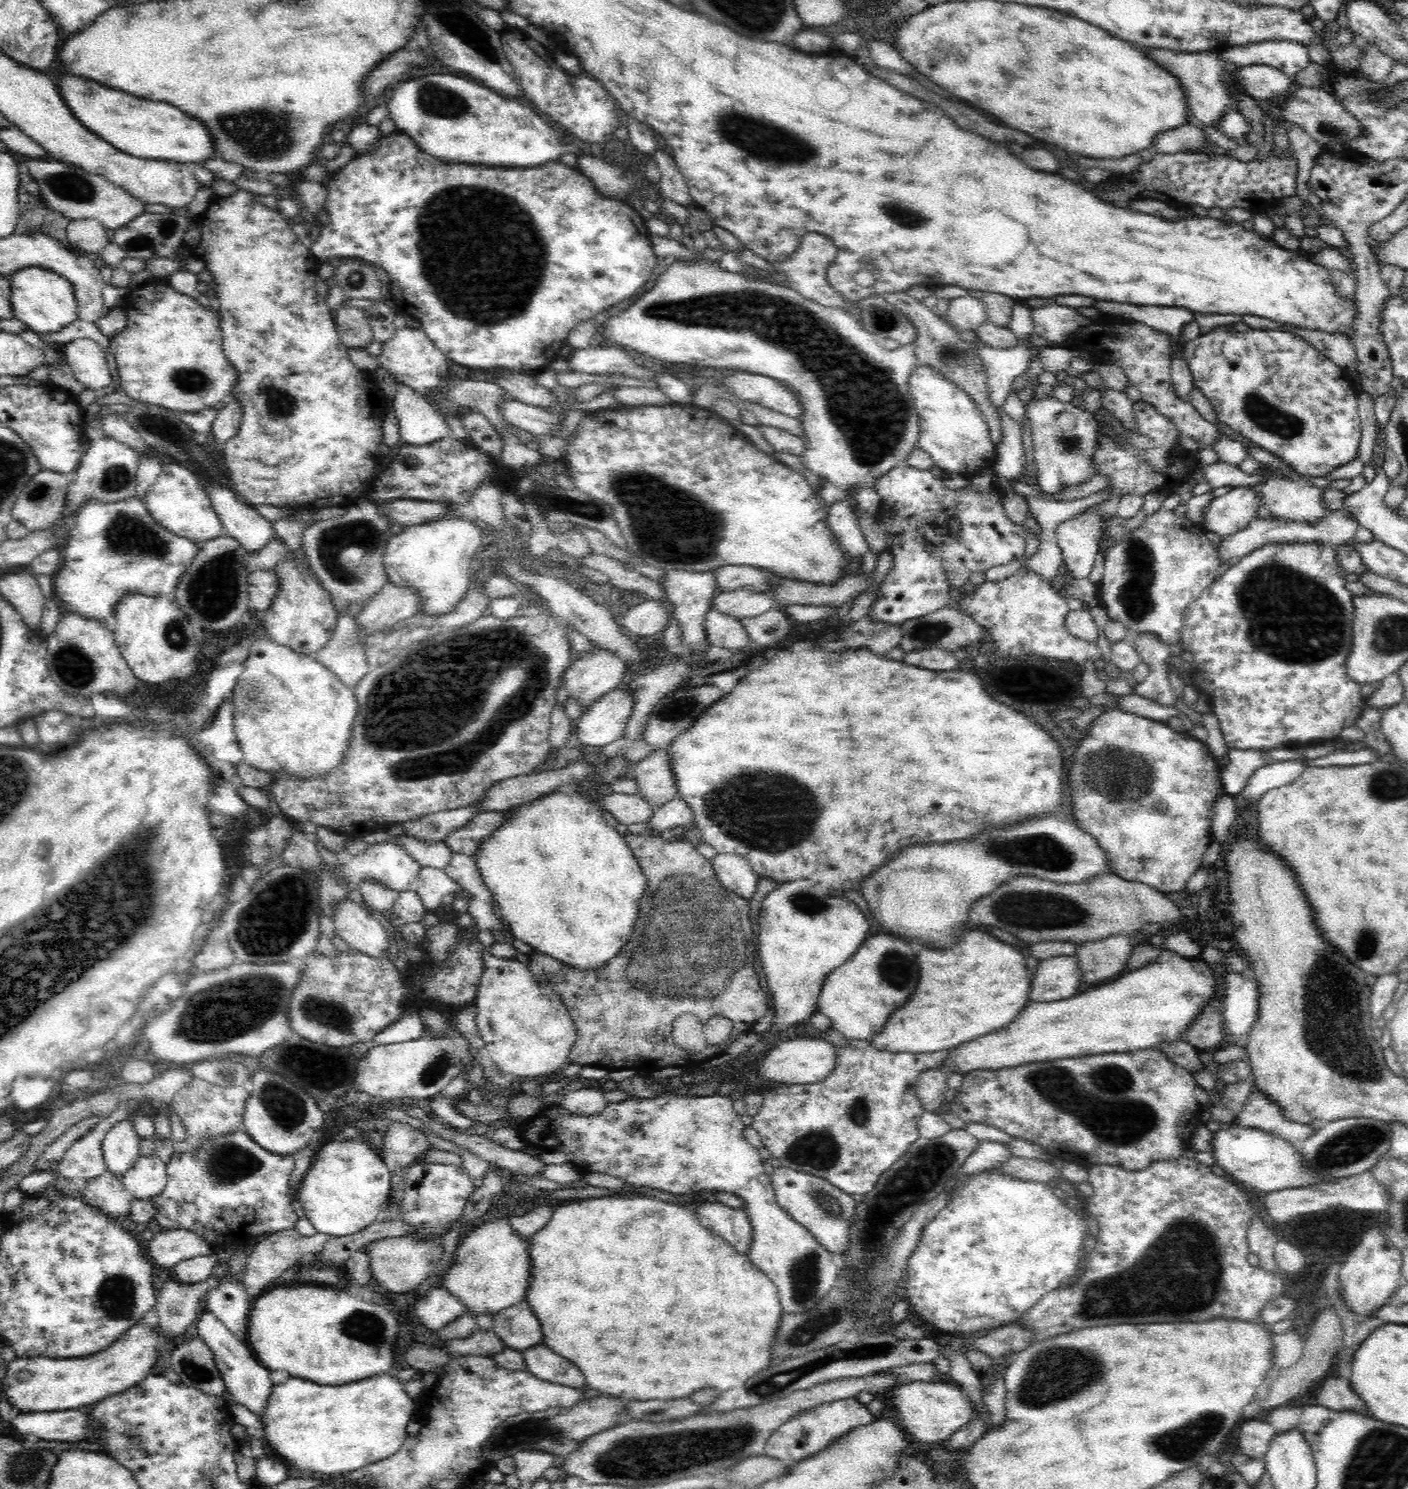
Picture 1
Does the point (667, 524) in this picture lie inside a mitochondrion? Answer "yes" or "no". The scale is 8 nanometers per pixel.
yes

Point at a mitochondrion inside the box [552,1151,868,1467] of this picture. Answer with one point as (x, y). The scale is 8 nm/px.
(814, 1330)

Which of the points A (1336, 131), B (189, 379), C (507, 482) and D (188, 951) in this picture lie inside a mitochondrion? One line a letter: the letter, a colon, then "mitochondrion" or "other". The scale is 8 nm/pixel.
A: mitochondrion
B: mitochondrion
C: other
D: other

